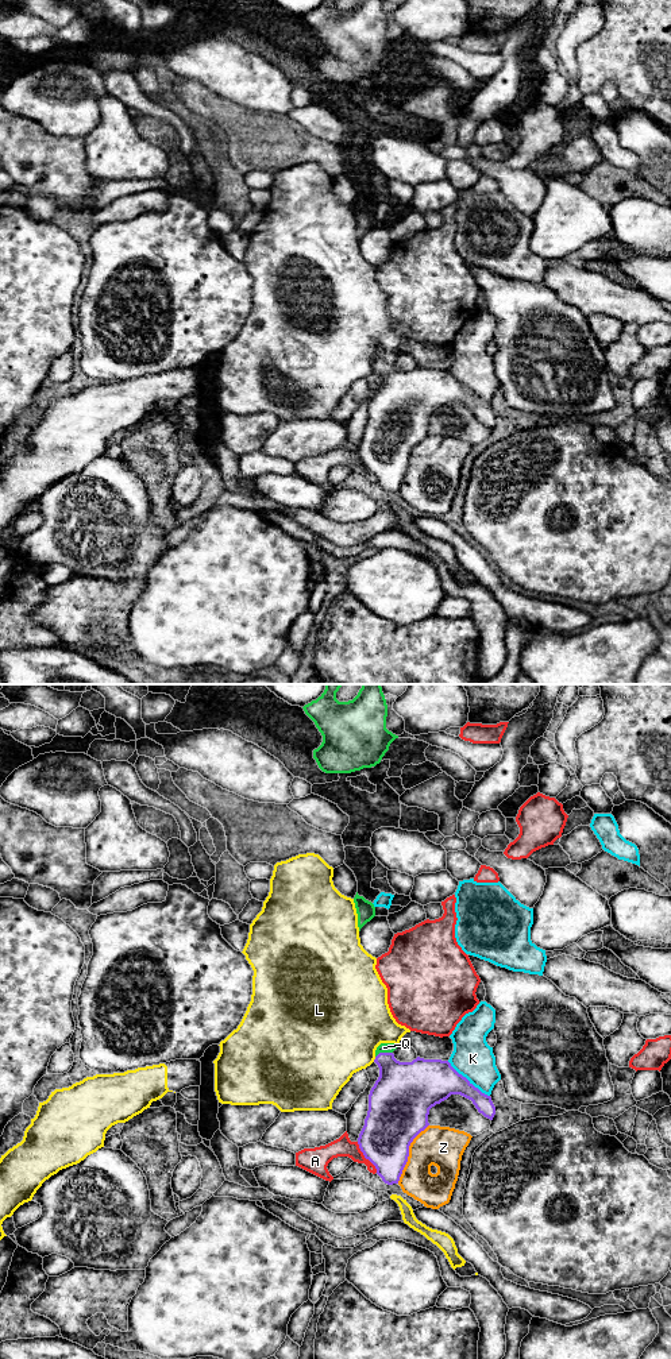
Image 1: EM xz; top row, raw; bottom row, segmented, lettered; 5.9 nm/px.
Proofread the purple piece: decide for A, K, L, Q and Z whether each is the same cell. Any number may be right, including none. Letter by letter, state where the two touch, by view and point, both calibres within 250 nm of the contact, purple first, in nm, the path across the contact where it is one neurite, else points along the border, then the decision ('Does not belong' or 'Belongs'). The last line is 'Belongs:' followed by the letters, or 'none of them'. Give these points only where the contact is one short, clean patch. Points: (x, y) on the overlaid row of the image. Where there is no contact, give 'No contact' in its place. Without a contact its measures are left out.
A: Touches purple at xz (365, 1157). Thickness 320 nm (purple) against 110 nm. Does not belong
K: Touches purple at xz (467, 1080). Thickness 280 nm (purple) against 240 nm. Does not belong
L: Touches purple at xz (374, 1060). Thickness 340 nm (purple) against 460 nm. Does not belong
Q: Touches purple at xz (384, 1053). Thickness 340 nm (purple) against 60 nm. Path across: xz (404, 1089), (390, 1070), (384, 1053), (384, 1047). Belongs
Z: Touches purple at xz (408, 1154). Thickness 360 nm (purple) against 240 nm. Does not belong
Belongs: Q

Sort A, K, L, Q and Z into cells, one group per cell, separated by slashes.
A / K / L / Q / Z

